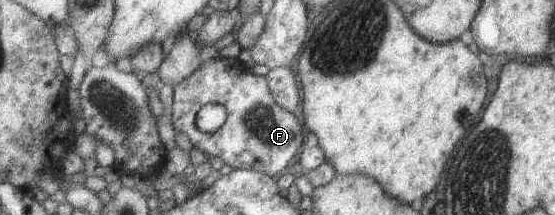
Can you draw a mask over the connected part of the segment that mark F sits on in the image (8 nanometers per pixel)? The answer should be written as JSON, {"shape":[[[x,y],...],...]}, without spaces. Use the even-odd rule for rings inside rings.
{"shape":[[[237,58],[211,59],[205,63],[187,81],[179,83],[174,88],[173,105],[171,107],[172,122],[176,132],[188,134],[194,147],[212,157],[221,158],[233,170],[256,170],[266,175],[279,177],[290,171],[291,164],[305,137],[303,127],[295,113],[281,107],[275,100],[274,93],[265,76],[255,75]],[[209,103],[221,103],[227,109],[227,122],[214,133],[206,133],[198,127],[198,115]]]}

